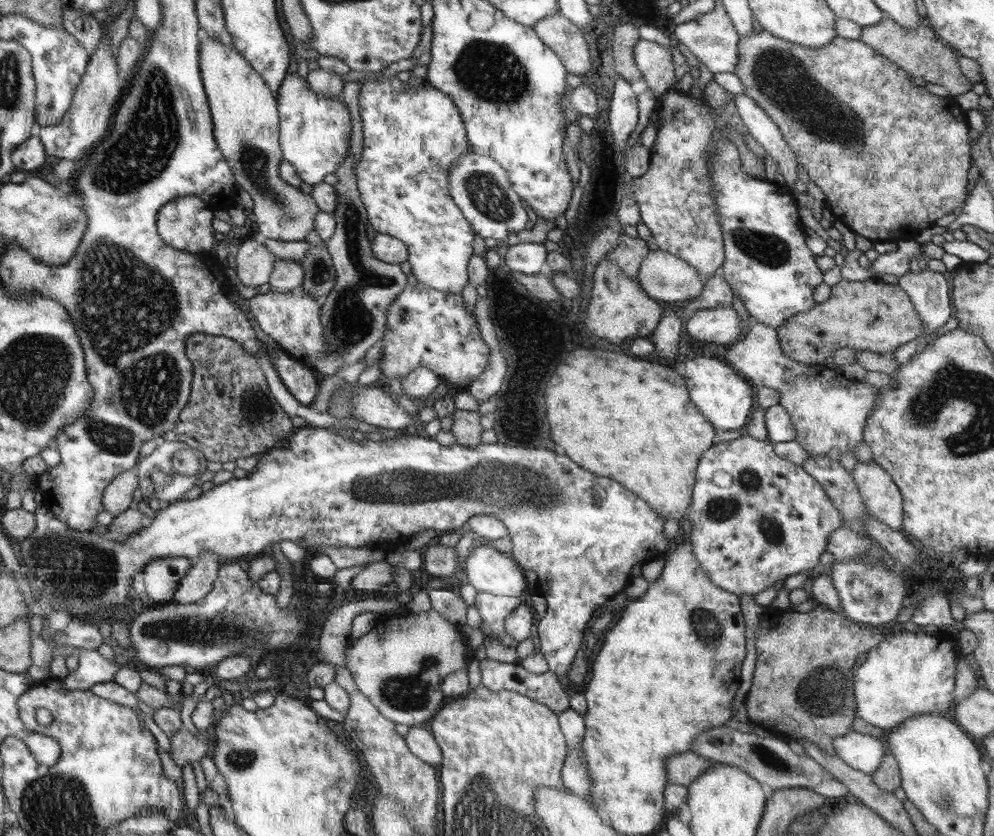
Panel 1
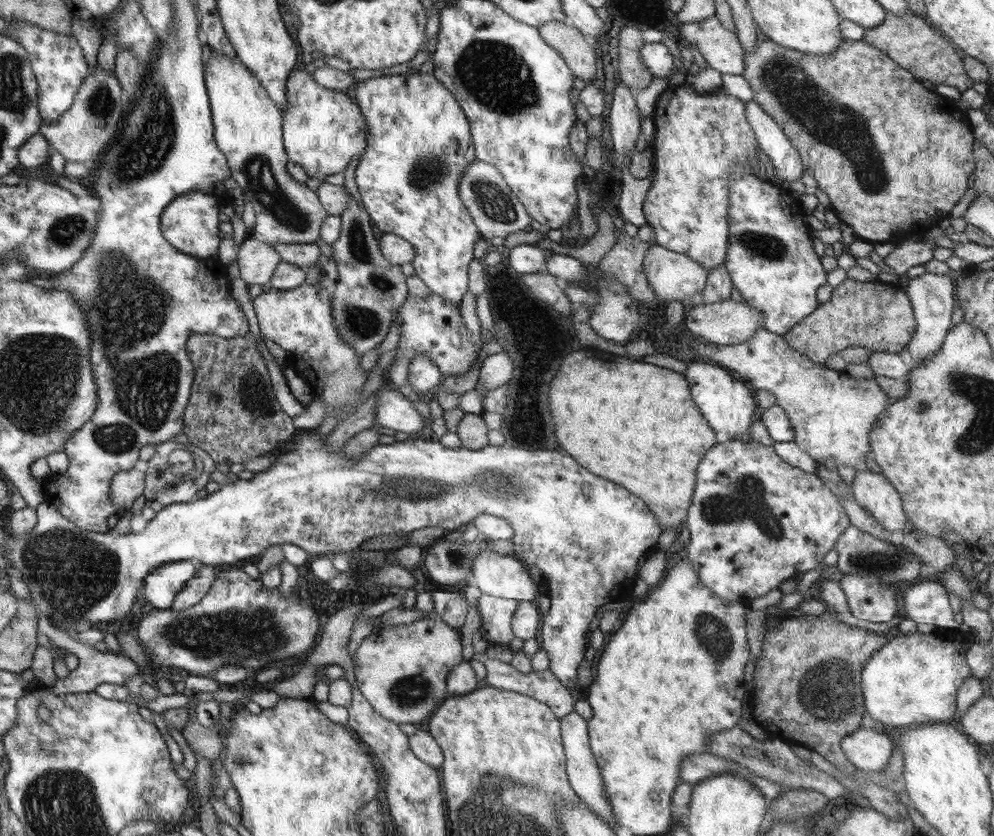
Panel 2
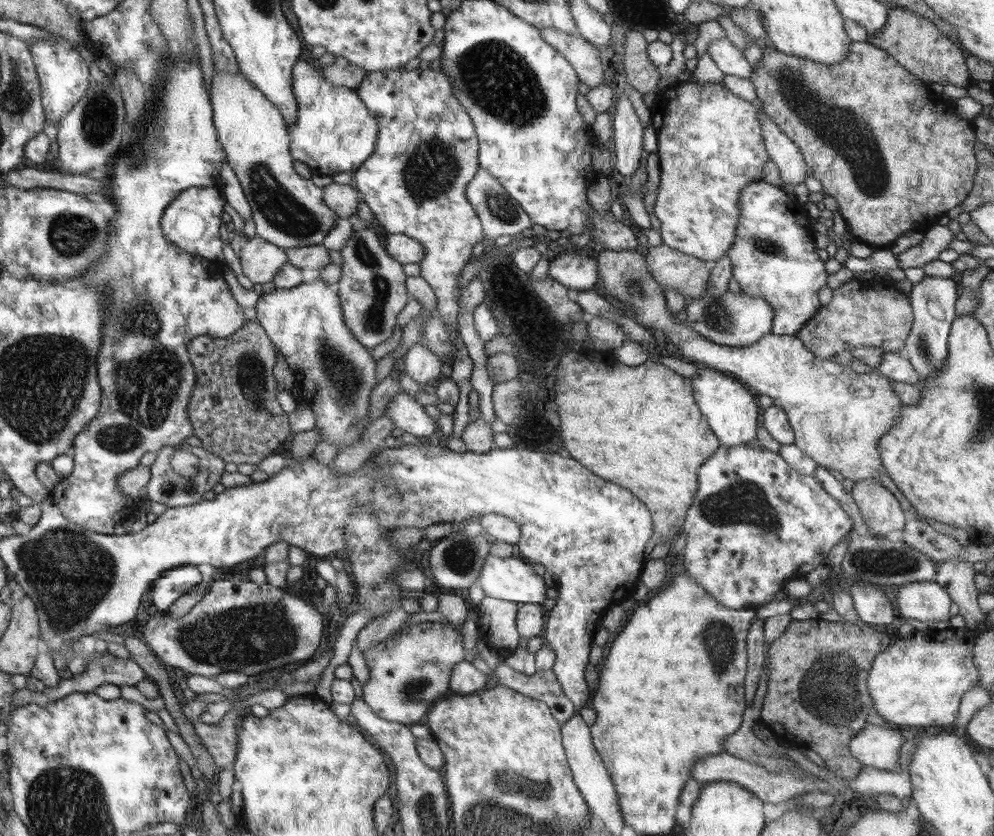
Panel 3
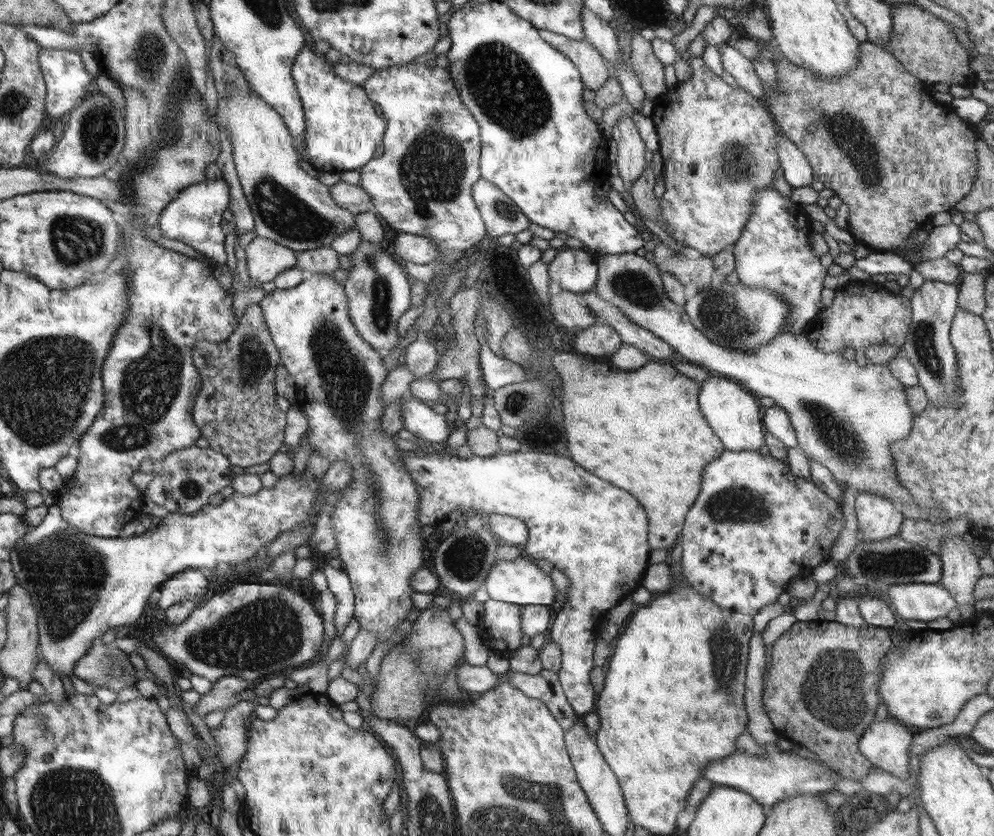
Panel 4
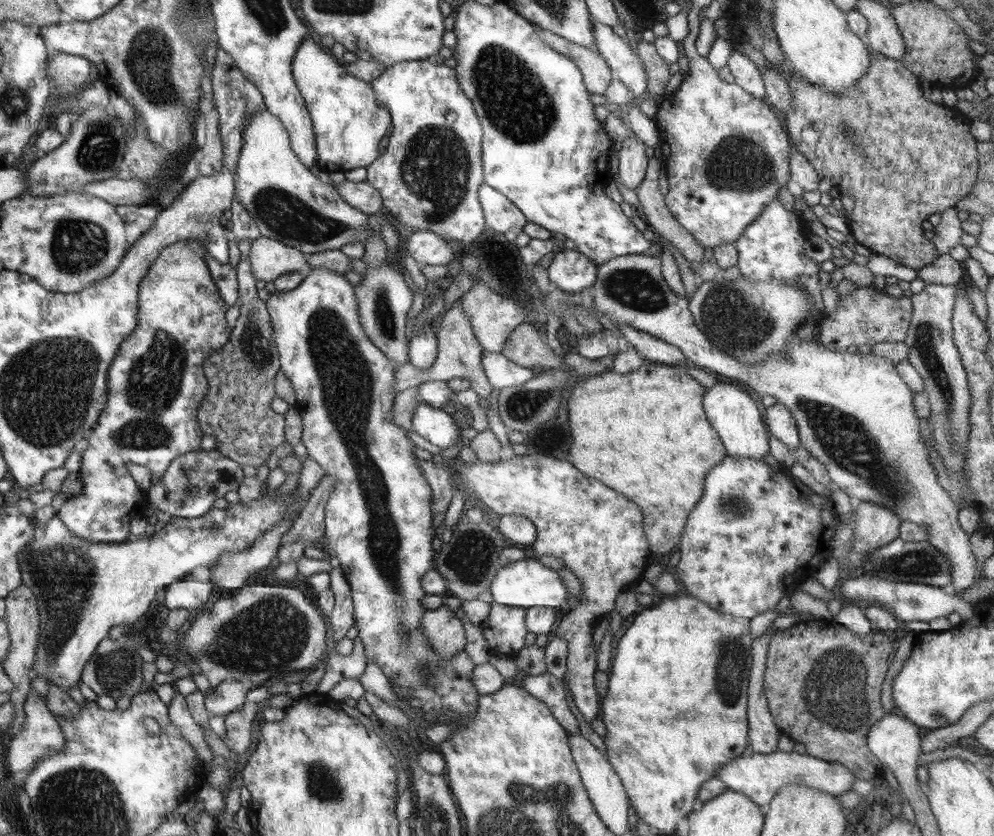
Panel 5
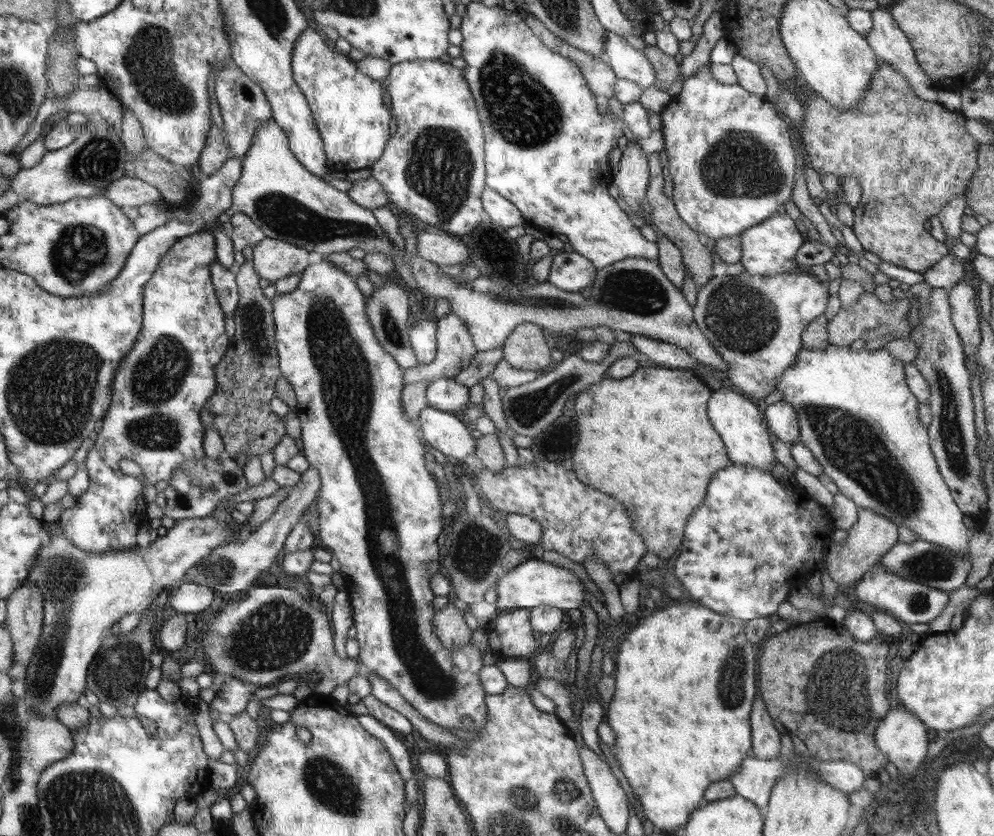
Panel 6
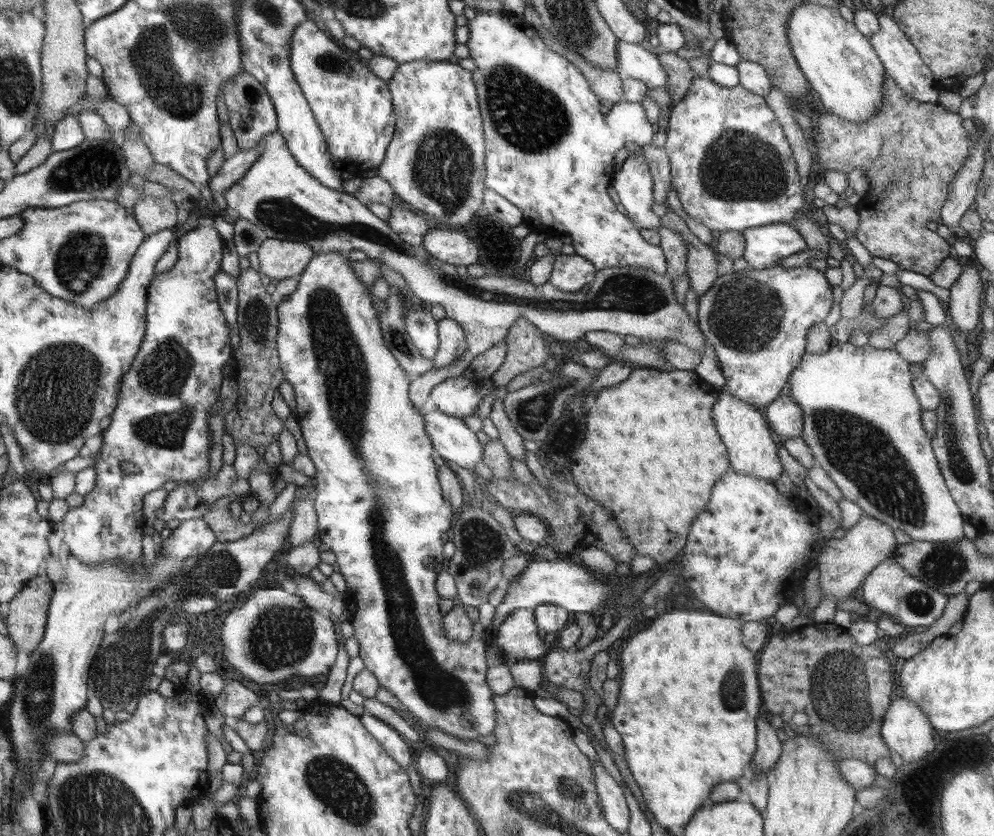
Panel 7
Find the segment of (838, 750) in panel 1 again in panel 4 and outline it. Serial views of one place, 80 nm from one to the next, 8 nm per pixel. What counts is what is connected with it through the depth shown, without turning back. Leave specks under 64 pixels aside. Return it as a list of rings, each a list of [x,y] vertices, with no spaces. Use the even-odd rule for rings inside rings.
[[[894,719],[873,721],[858,739],[858,752],[874,767],[898,778],[907,779],[910,760],[908,750],[912,737],[912,732],[907,726]]]

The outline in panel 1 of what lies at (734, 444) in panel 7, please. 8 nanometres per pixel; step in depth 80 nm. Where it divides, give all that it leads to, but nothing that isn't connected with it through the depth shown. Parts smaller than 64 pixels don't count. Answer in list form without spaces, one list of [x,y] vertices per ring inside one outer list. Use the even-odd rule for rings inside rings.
[[[696,356],[684,362],[684,378],[690,400],[714,425],[715,430],[744,430],[754,410],[750,383],[716,356]]]

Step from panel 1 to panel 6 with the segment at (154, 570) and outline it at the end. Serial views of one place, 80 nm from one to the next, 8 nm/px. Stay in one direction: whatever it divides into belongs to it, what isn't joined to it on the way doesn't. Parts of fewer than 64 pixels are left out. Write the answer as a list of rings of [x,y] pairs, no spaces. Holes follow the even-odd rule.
[[[199,581],[183,582],[178,588],[169,590],[171,594],[168,597],[170,606],[178,613],[196,614],[208,610],[214,600],[215,592],[212,588]]]

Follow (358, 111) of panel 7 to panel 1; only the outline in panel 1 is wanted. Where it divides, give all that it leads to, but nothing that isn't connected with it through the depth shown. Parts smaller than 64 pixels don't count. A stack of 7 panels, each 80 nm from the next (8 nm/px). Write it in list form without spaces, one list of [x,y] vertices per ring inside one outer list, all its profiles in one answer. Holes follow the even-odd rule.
[[[297,72],[286,75],[276,95],[281,110],[281,144],[284,158],[294,166],[296,173],[302,178],[302,183],[318,185],[324,181],[325,176],[334,174],[348,156],[352,133],[348,106],[344,99],[317,94]]]

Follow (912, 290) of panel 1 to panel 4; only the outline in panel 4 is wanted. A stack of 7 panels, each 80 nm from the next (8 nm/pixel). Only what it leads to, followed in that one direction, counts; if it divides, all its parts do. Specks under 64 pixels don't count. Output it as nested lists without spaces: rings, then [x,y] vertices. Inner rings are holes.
[[[925,280],[917,288],[911,302],[912,322],[906,342],[902,346],[902,354],[914,366],[919,378],[919,387],[935,405],[953,405],[962,394],[957,384],[957,358],[949,339],[951,322],[957,313],[959,285],[940,281]]]

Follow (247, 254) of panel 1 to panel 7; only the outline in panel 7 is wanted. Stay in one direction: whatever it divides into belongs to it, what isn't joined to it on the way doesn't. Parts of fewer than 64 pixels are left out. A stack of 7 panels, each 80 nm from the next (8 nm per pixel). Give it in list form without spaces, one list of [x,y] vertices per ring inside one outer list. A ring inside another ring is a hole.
[[[278,238],[264,240],[256,254],[260,265],[259,273],[278,280],[300,277],[316,256],[308,243]]]

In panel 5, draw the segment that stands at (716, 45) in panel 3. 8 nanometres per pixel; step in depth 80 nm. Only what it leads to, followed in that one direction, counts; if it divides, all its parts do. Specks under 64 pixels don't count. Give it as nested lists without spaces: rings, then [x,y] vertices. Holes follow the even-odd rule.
[[[732,49],[727,60],[727,67],[734,75],[735,83],[754,98],[765,97],[765,84],[758,66],[746,55]]]

